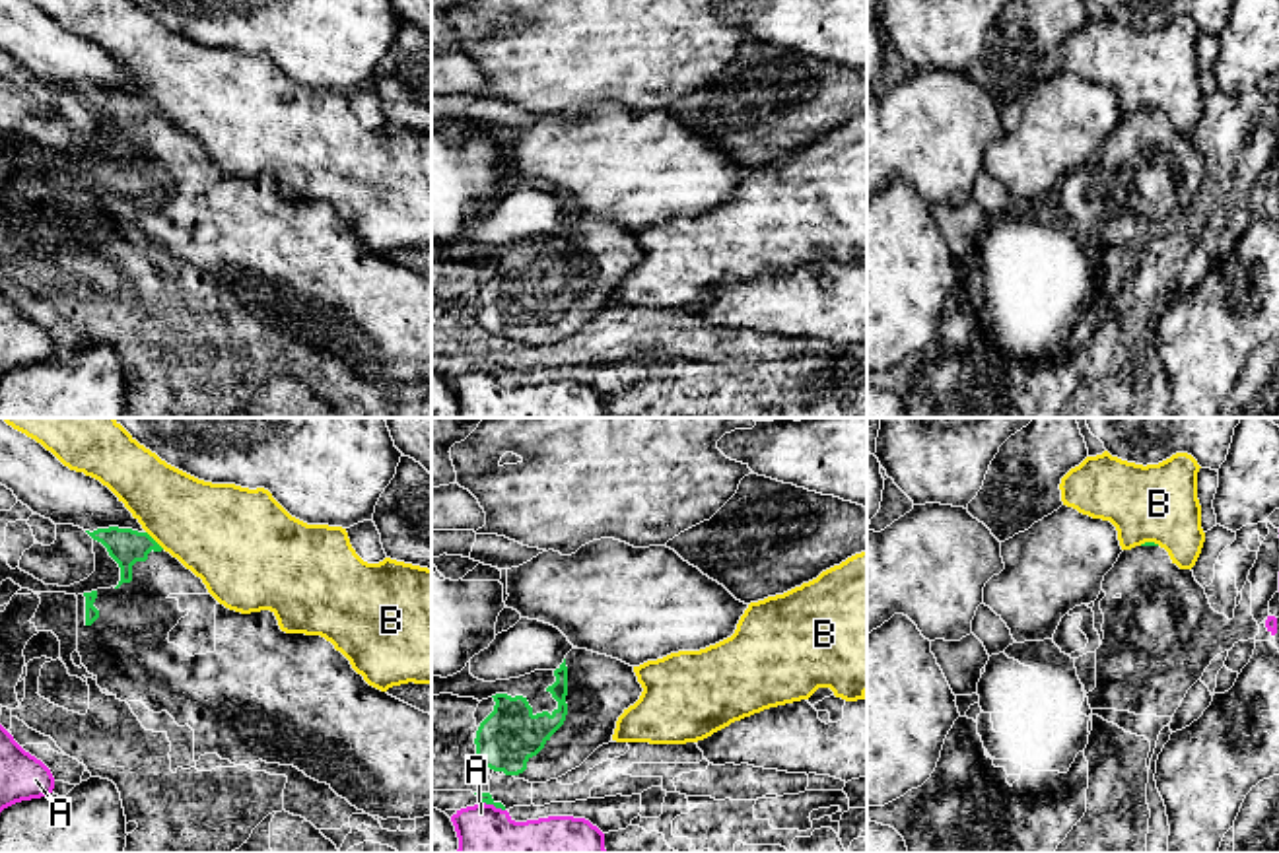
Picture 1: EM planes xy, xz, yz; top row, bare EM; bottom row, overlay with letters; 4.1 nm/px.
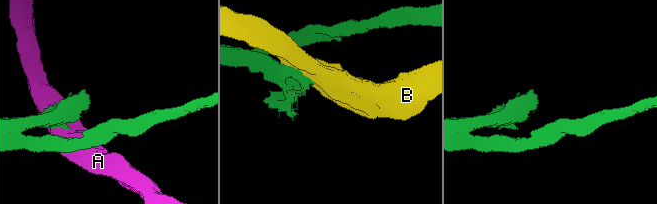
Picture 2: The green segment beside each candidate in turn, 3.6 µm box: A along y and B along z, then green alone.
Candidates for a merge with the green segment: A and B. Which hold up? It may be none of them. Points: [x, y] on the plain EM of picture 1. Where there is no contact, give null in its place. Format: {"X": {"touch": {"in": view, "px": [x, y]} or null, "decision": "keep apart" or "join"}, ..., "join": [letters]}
{"A": {"touch": {"in": "xz", "px": [492, 368]}, "decision": "keep apart"}, "B": {"touch": {"in": "xy", "px": [154, 105]}, "decision": "keep apart"}, "join": []}

